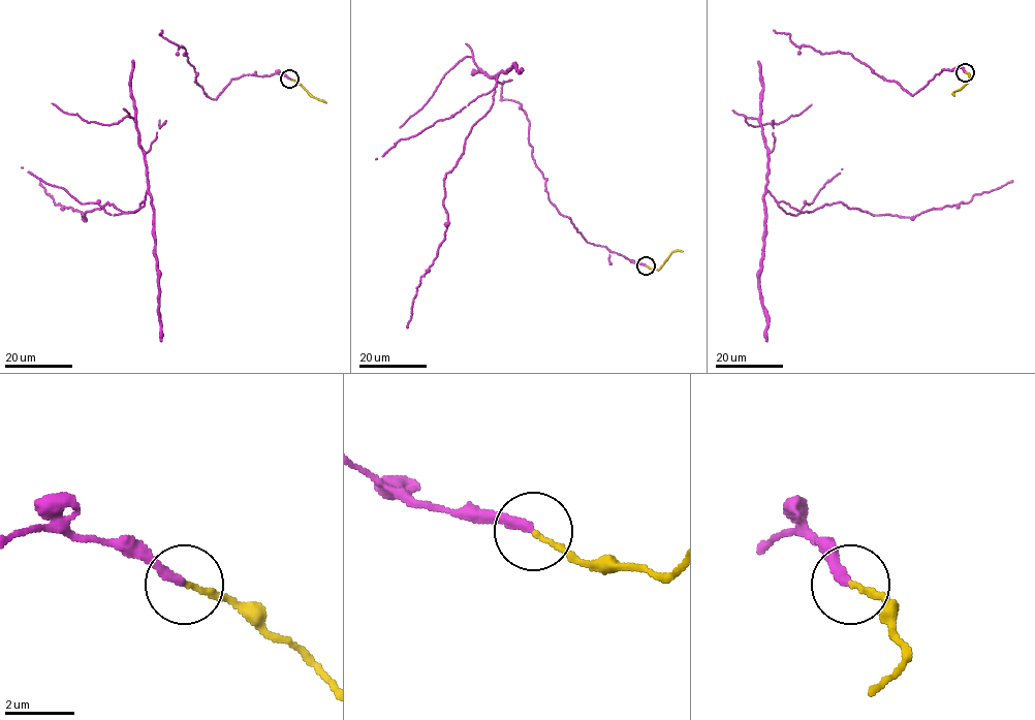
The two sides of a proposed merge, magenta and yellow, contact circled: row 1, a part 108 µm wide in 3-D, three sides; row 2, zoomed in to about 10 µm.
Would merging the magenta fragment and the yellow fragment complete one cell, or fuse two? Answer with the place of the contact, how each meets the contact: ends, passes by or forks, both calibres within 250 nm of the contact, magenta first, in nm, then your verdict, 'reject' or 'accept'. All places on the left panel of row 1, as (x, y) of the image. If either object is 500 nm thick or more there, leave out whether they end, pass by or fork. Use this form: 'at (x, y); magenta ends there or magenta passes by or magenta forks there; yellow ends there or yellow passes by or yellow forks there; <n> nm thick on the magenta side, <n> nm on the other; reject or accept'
at (289, 79); magenta ends there; yellow ends there; 280 nm thick on the magenta side, 140 nm on the other; accept

